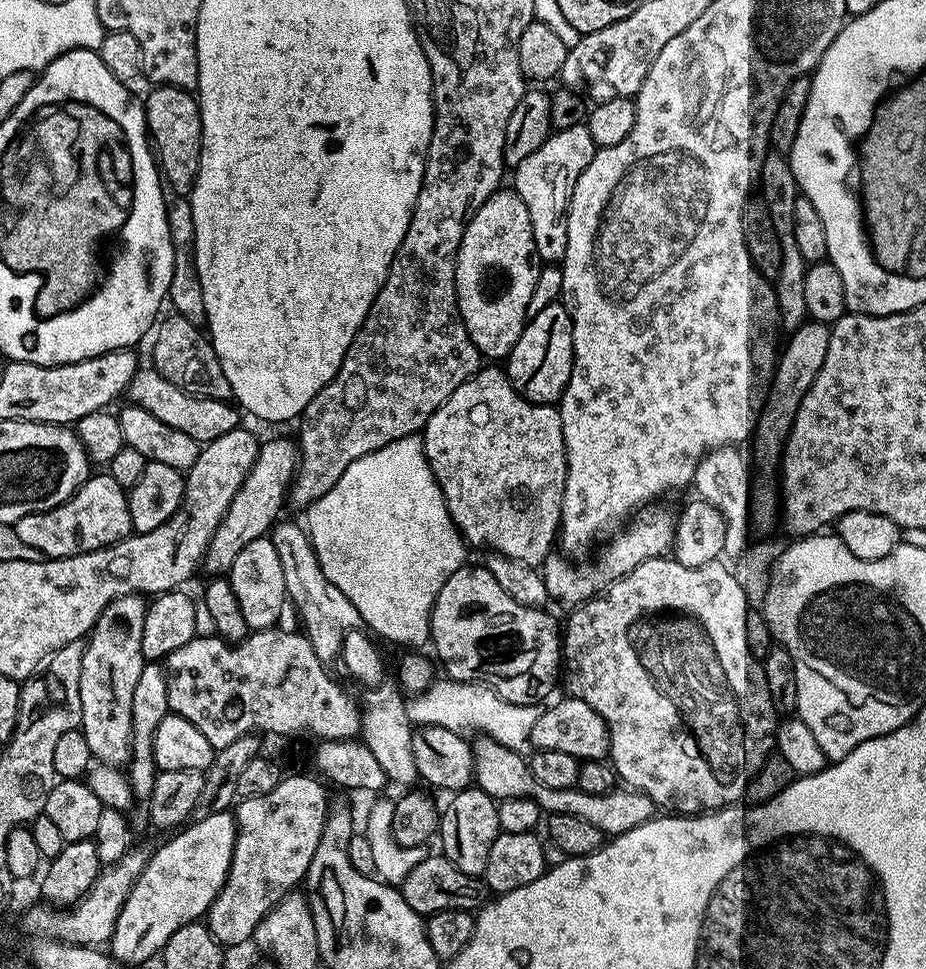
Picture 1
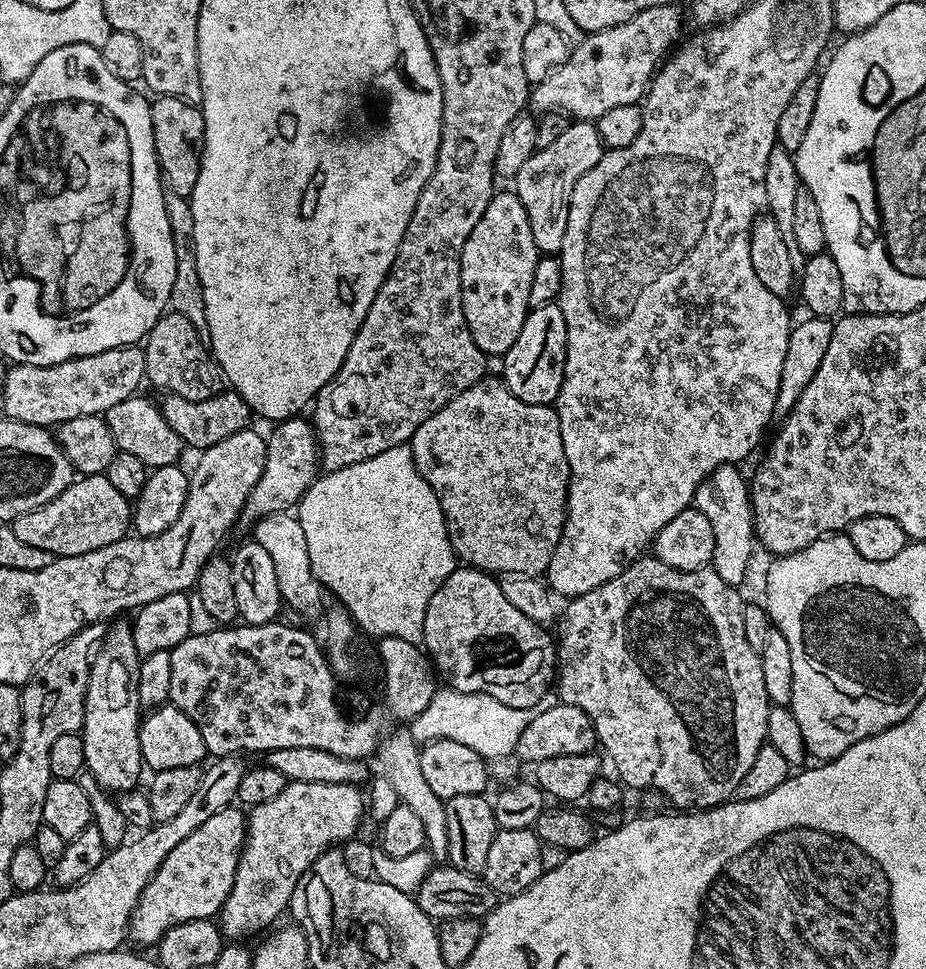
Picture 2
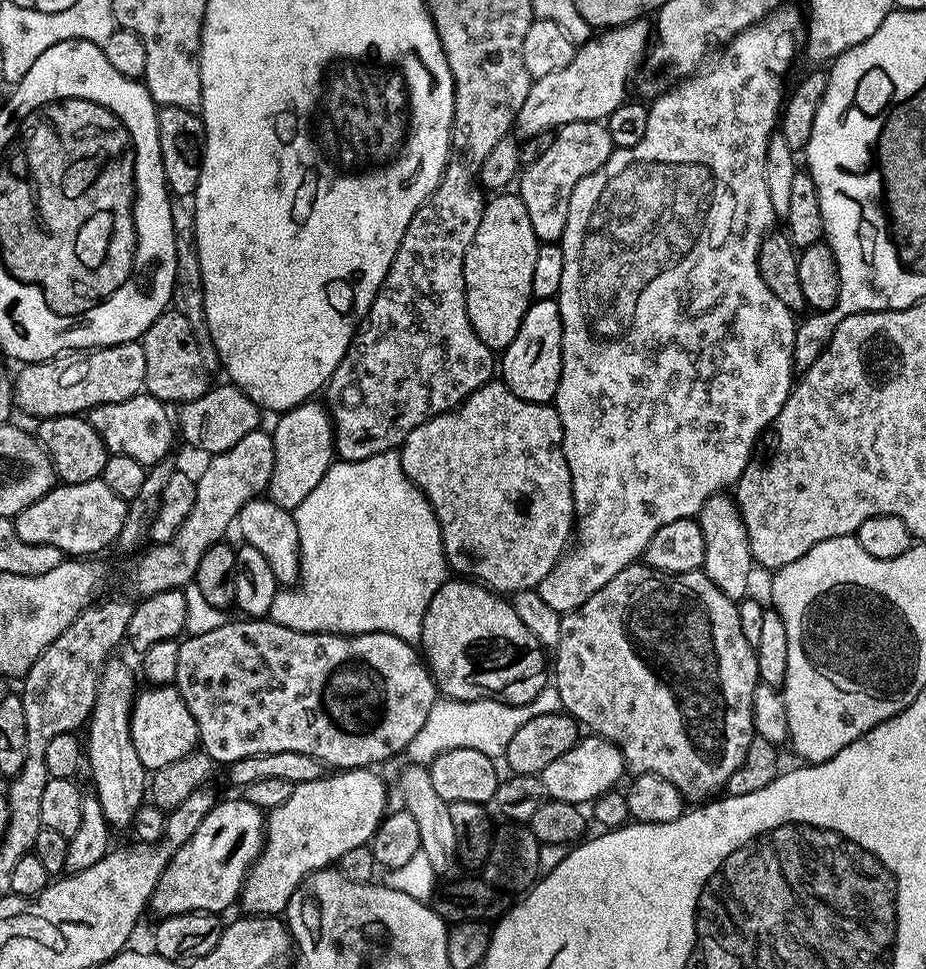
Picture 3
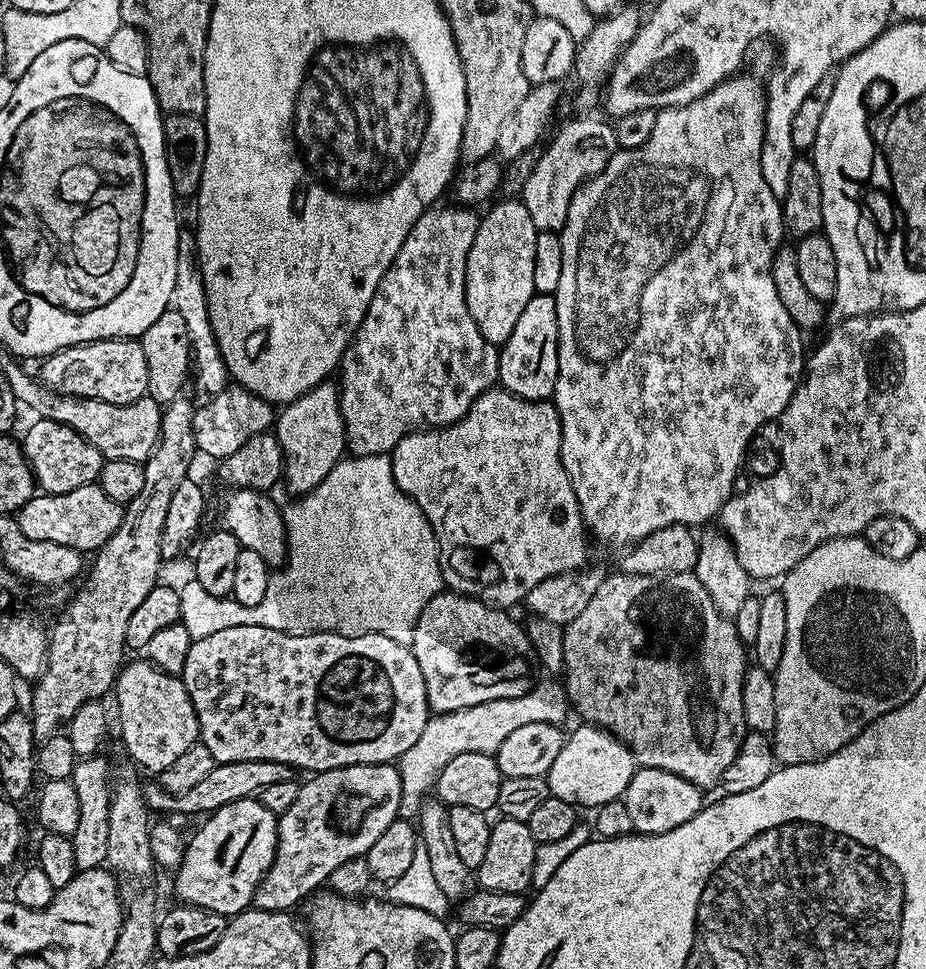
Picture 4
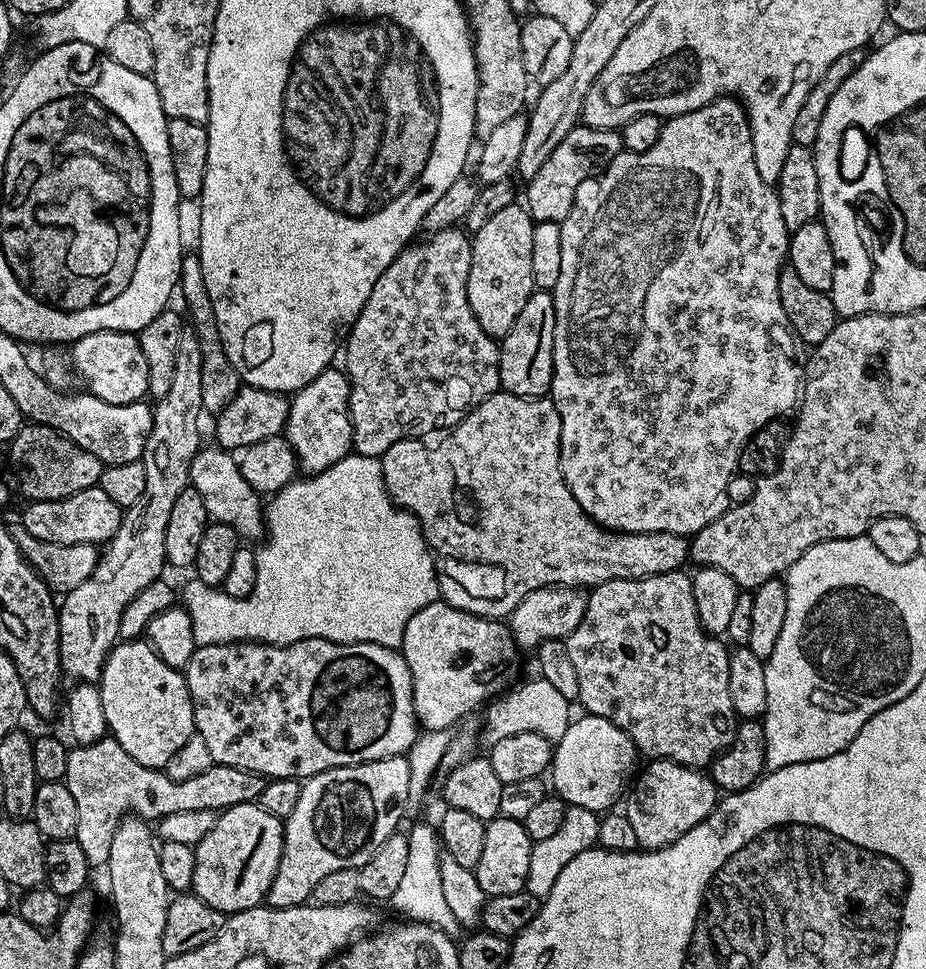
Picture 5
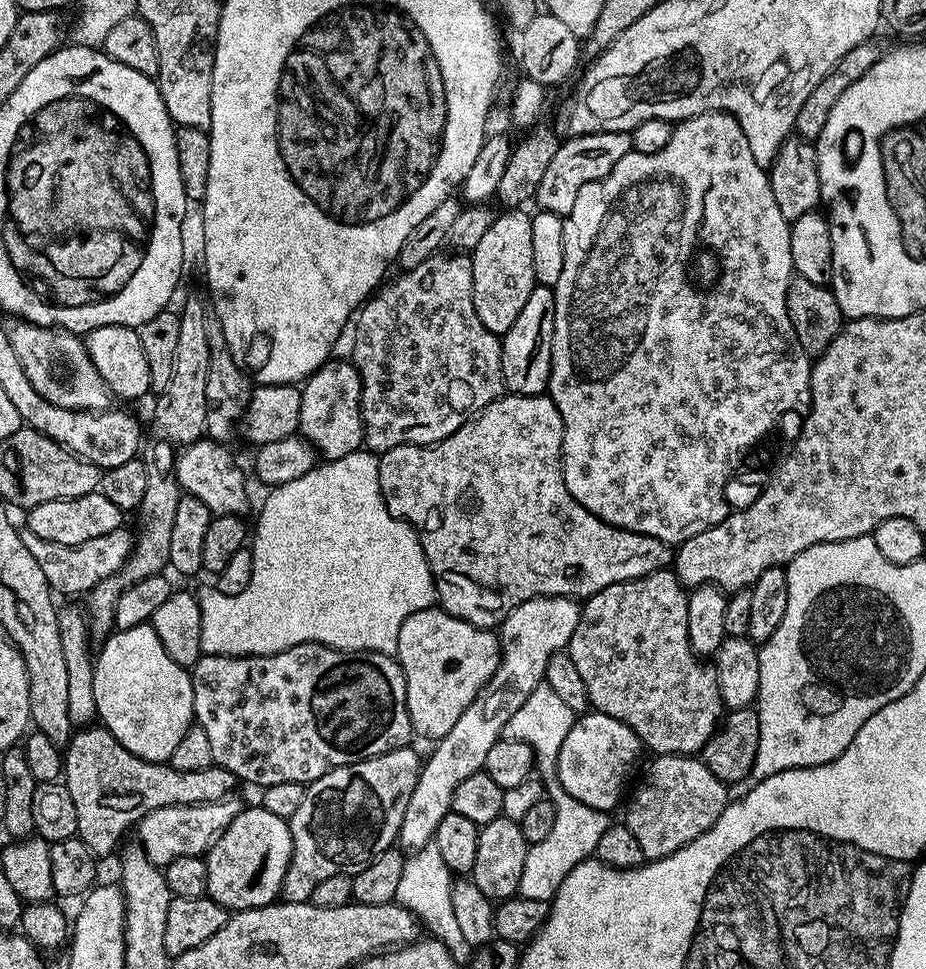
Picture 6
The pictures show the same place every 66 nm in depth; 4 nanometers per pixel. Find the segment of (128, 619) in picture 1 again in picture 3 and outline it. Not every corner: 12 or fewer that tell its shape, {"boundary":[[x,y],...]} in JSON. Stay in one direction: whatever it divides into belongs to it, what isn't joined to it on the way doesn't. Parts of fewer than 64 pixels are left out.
{"boundary":[[100,671],[86,768],[113,829],[133,823],[150,776],[132,741],[132,672]]}

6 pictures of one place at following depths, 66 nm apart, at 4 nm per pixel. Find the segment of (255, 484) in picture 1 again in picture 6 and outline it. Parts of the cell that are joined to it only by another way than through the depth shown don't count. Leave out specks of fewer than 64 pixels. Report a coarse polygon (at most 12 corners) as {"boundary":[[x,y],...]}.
{"boundary":[[329,359],[303,385],[299,435],[325,461],[361,451],[364,387]]}

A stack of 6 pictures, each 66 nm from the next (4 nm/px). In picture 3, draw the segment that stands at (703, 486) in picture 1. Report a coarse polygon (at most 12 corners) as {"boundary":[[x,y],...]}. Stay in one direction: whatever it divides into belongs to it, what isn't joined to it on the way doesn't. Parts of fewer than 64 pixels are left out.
{"boundary":[[728,494],[698,519],[702,571],[722,594],[745,599],[754,561],[746,526]]}

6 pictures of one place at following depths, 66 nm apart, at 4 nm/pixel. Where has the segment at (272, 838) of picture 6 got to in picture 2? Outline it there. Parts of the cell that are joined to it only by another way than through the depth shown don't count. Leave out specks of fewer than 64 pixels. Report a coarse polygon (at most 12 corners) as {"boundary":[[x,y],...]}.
{"boundary":[[218,810],[166,854],[132,911],[156,946],[213,919],[234,886],[245,813]]}

